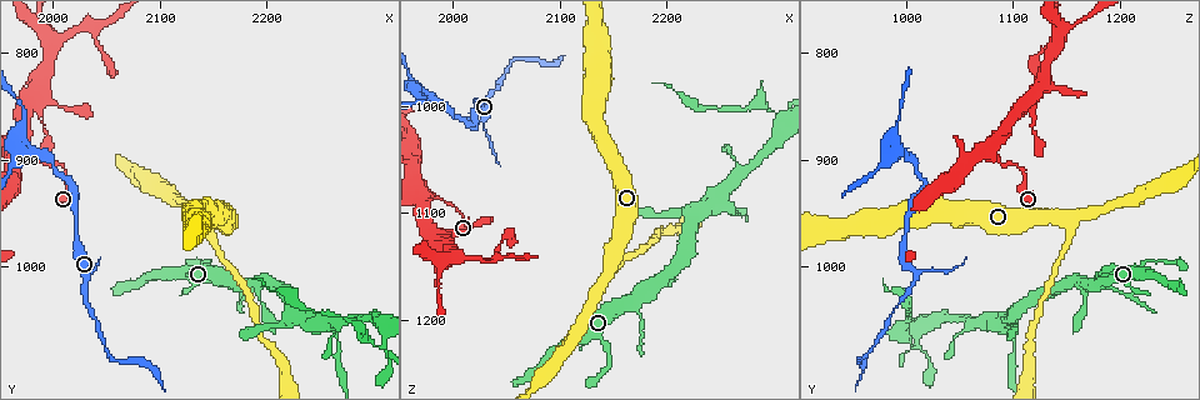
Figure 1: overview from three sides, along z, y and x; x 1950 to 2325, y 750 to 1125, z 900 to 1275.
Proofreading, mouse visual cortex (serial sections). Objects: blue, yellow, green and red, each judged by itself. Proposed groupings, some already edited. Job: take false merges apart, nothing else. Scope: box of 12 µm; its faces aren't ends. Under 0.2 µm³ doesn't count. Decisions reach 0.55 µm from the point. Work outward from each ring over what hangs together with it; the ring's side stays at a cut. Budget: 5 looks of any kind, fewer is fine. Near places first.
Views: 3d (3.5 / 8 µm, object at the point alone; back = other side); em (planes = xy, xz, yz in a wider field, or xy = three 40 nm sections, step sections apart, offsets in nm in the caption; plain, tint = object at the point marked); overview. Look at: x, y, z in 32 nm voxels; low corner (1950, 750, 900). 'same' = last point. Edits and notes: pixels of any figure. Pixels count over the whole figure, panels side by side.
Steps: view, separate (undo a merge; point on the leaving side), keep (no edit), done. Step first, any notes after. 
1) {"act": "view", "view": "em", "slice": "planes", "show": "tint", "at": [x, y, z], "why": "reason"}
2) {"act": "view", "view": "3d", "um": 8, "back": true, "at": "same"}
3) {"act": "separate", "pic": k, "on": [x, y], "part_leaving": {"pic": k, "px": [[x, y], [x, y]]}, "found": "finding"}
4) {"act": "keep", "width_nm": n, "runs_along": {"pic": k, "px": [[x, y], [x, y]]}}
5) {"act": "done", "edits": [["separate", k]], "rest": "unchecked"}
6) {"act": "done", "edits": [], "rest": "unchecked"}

{"act": "view", "view": "3d", "um": 3.5, "at": [1998, 790, 1138], "why": "branch point"}

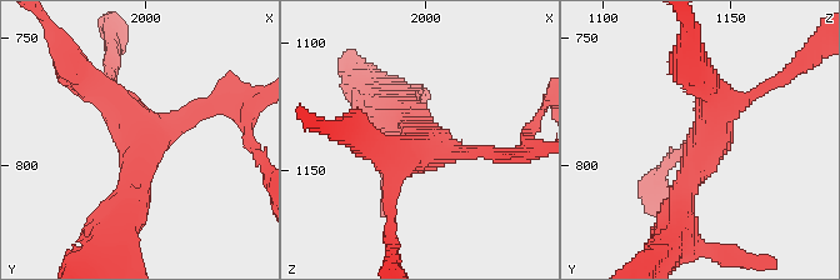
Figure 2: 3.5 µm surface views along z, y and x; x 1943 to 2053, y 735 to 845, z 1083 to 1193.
{"act": "view", "view": "em", "slice": "xy", "step": 5, "show": "tint", "at": [2000, 790, 1141], "arms": 3, "arm_widths_nm": [200, 350, 400], "why": "need the tissue"}

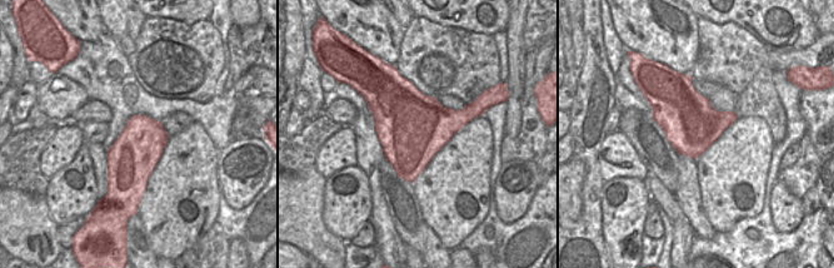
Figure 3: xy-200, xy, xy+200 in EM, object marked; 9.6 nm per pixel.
{"act": "keep", "runs_along": {"pic": 2, "px": [[126, 211], [145, 139], [88, 85]]}, "found": "one cell here"}

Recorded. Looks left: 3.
{"act": "view", "view": "3d", "um": 3.5, "back": true, "at": [2146, 958, 1154], "why": "three arms meet"}

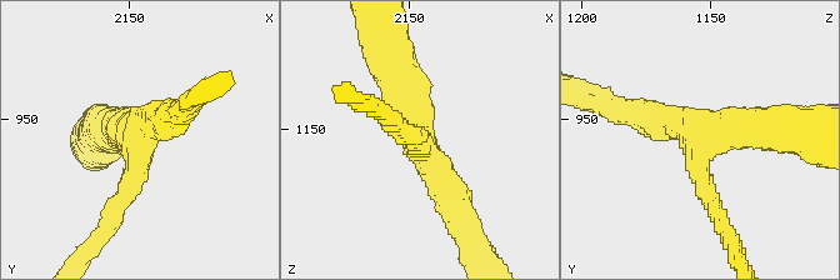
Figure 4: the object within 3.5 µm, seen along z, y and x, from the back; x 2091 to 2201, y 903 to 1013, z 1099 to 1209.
{"act": "view", "view": "em", "slice": "planes", "show": "tint", "at": [2148, 958, 1151], "arms": 3, "arm_widths_nm": [250, 400, 500], "why": "need the tissue"}

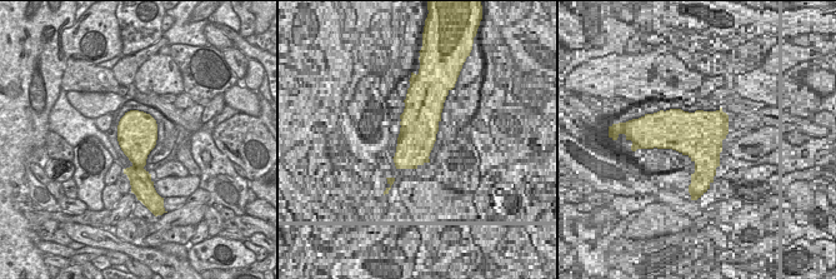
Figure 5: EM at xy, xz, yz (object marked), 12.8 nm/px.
{"act": "view", "view": "em", "slice": "xy", "step": 3, "show": "tint", "at": "same", "why": "cut it another way"}

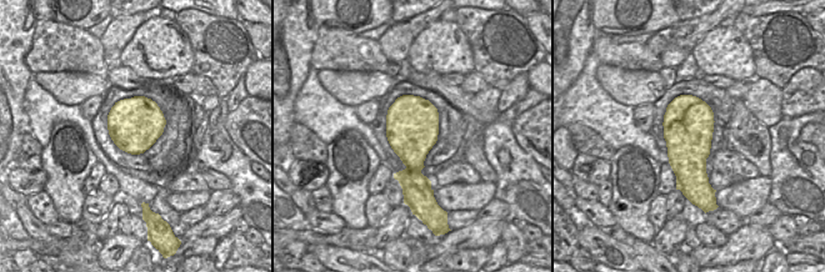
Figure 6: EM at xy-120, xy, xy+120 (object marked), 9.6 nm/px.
{"act": "keep", "found": "one cell here"}

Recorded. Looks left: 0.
{"act": "done", "edits": [], "rest": "unchecked"}

